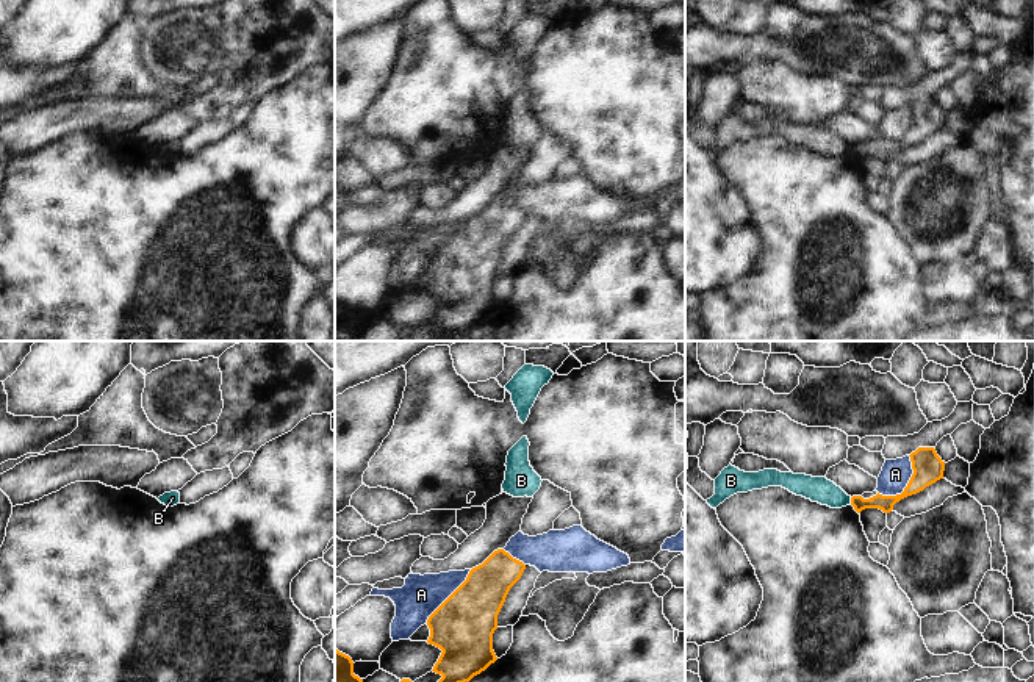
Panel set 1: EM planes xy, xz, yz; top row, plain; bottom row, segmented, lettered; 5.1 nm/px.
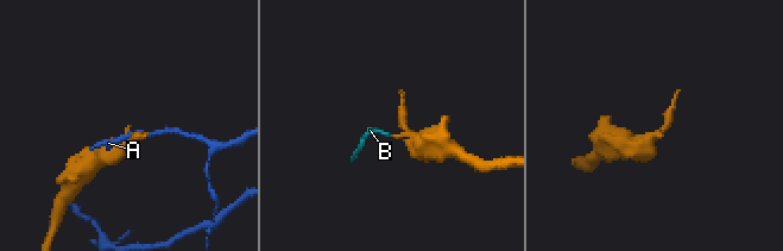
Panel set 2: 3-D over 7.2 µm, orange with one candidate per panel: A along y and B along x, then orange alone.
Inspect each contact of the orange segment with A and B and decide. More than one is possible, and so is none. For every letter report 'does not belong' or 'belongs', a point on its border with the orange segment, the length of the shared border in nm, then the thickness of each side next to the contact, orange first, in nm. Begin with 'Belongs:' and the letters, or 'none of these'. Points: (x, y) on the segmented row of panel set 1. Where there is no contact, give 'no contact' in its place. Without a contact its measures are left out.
Belongs: none of these
A: does not belong; meets orange in yz at (908, 485); contact 260 nm long; 160 nm thick on the orange side, 150 nm on the other
B: does not belong; meets orange in yz at (851, 501); contact 40 nm long; 80 nm thick on the orange side, 130 nm on the other

